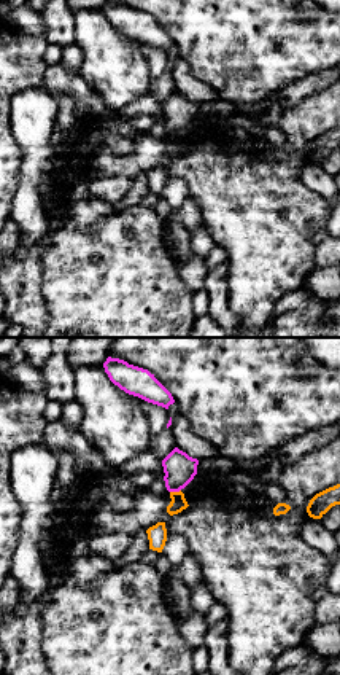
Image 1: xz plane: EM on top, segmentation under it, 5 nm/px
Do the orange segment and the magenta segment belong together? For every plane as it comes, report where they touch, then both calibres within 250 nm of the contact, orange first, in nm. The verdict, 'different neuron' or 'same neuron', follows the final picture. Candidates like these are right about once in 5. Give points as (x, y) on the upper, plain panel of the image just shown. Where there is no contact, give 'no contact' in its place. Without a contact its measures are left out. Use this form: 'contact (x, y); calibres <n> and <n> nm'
contact (175, 136); calibres 80 and 160 nm

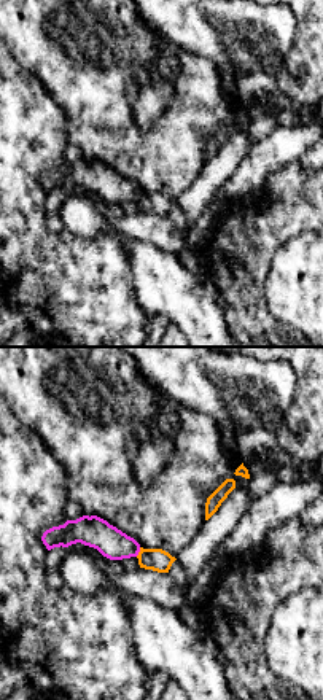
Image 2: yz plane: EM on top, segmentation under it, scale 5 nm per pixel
contact (139, 196); calibres 120 and 160 nm

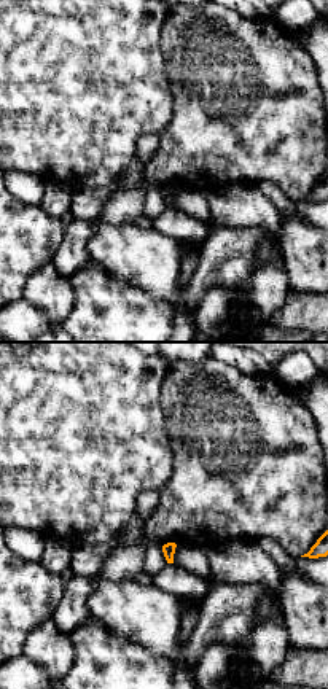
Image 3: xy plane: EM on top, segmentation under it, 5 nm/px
no contact

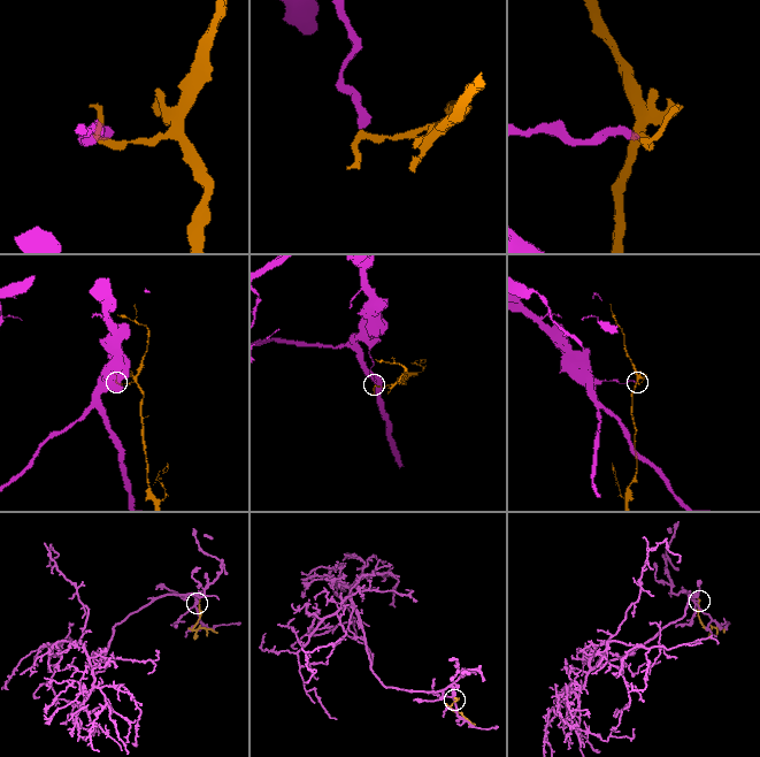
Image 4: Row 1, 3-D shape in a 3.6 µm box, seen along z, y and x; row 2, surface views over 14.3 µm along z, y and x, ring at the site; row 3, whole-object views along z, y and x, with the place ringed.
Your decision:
different neuron

